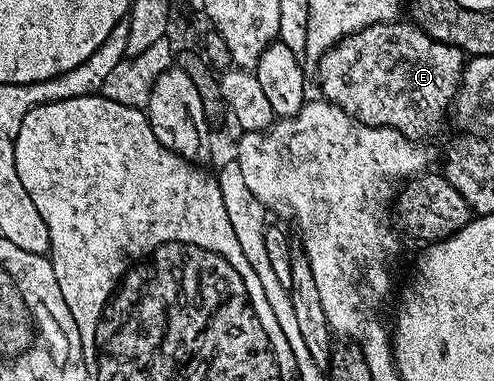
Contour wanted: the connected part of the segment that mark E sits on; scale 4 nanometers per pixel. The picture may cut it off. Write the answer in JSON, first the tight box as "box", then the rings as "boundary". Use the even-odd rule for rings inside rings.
{"box":[316,18,467,141],"boundary":[[[394,18],[388,22],[372,24],[366,28],[360,28],[358,32],[352,32],[349,36],[345,36],[338,44],[333,45],[322,54],[321,59],[316,61],[317,76],[321,79],[320,95],[328,100],[330,104],[339,106],[346,112],[348,116],[353,117],[358,124],[370,124],[376,128],[394,128],[399,130],[403,135],[408,136],[411,140],[420,141],[421,136],[425,136],[428,132],[433,132],[441,124],[441,119],[445,116],[445,111],[450,111],[453,103],[453,97],[457,94],[457,85],[461,83],[461,73],[465,71],[467,57],[460,48],[456,48],[454,44],[444,44],[435,38],[431,38],[412,22],[404,24],[401,18]]]}

